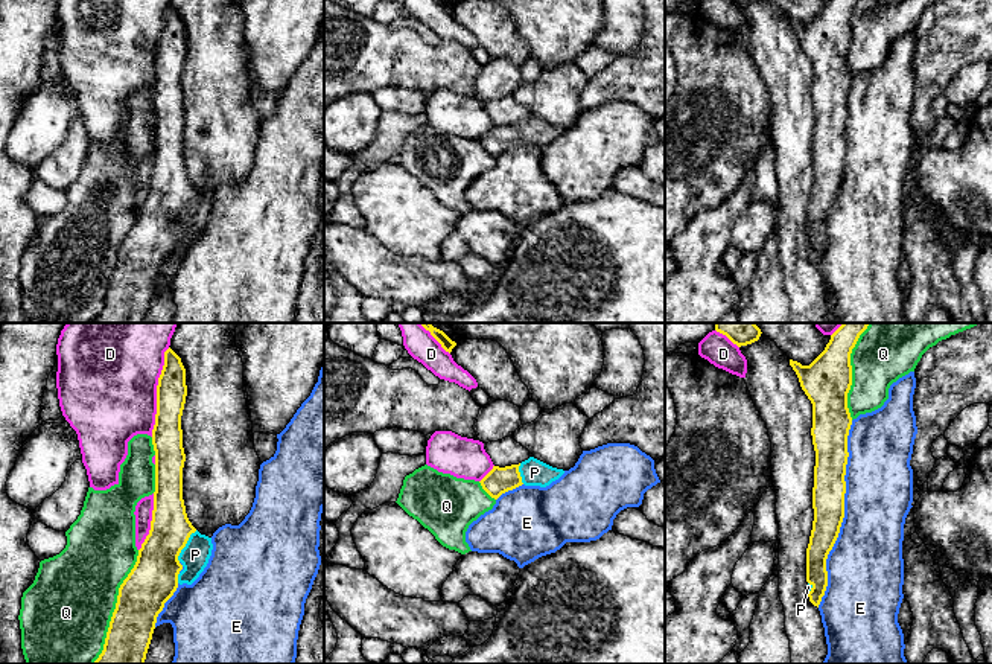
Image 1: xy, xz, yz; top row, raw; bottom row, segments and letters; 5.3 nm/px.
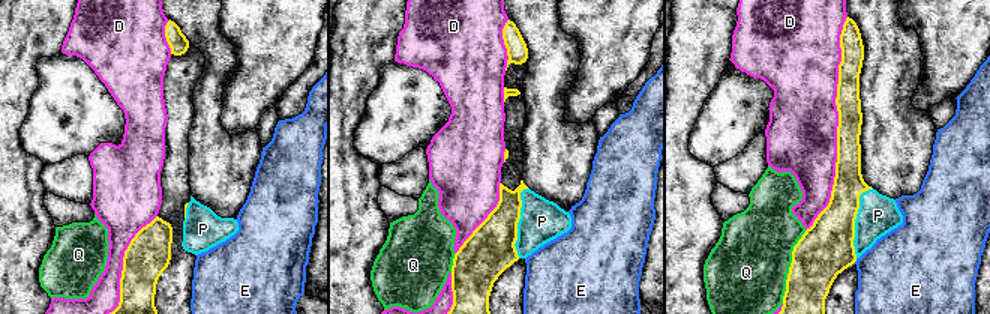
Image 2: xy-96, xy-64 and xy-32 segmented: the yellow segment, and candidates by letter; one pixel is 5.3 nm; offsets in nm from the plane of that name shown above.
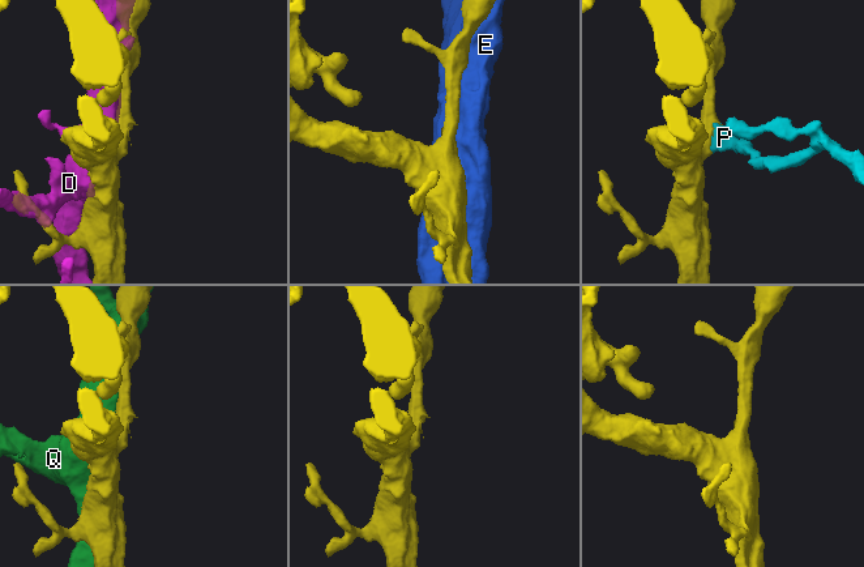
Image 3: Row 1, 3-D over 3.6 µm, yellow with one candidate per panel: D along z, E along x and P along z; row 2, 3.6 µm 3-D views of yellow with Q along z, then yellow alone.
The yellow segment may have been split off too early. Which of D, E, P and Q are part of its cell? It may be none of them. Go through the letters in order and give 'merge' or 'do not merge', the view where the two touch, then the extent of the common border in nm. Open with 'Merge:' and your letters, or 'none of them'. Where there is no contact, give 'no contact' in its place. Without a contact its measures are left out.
Merge: P
D: do not merge; contact in xy; length 480 nm
E: do not merge; contact in yz; length 1000 nm
P: merge; contact in xy; length 190 nm
Q: do not merge; contact in xy; length 650 nm

